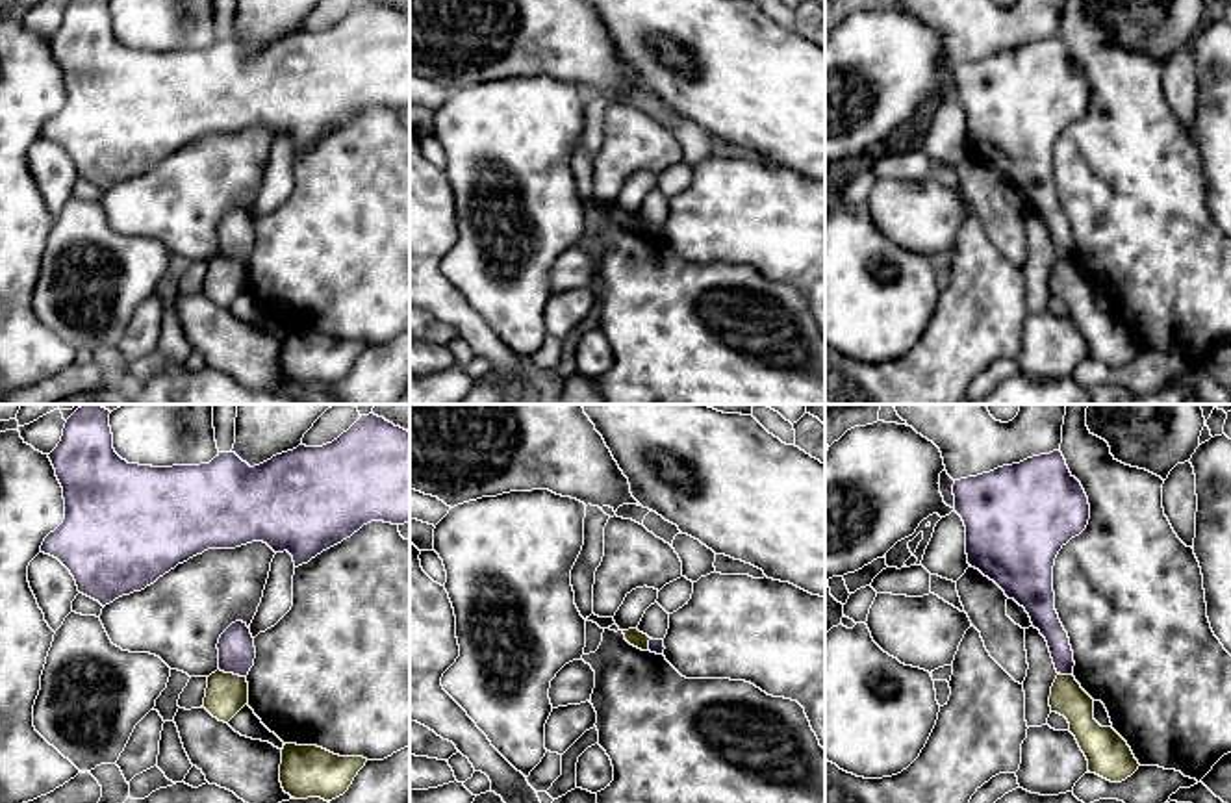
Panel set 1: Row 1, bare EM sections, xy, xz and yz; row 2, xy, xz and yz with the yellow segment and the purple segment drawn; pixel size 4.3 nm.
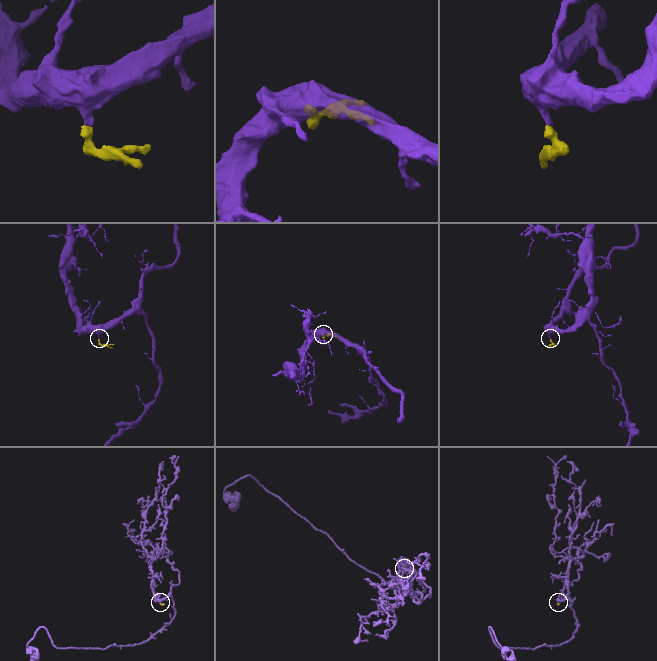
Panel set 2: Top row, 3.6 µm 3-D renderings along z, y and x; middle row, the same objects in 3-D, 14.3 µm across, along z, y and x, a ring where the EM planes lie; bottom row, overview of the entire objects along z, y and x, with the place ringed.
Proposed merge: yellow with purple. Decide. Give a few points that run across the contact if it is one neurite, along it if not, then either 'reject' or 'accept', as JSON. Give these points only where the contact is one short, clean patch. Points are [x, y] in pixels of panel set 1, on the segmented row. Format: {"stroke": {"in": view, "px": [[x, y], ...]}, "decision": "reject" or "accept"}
{"stroke": {"in": "xy", "px": [[219, 668], [245, 677]]}, "decision": "reject"}

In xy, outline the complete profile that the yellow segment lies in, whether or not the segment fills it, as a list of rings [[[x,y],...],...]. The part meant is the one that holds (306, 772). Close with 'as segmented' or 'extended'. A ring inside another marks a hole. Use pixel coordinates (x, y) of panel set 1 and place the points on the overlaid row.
[[[286,744],[280,783],[295,799],[332,801],[349,790],[365,762],[363,757],[339,757],[317,746]]]; as segmented

